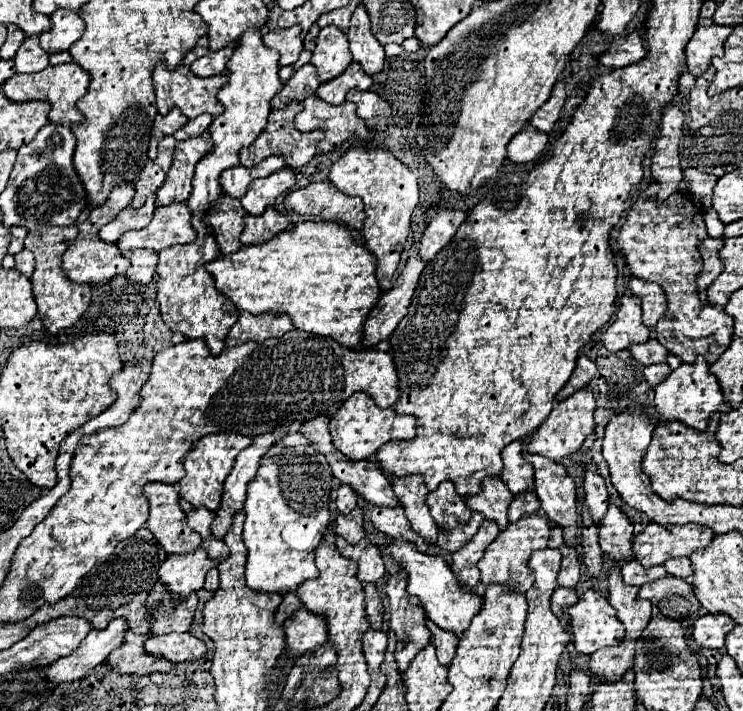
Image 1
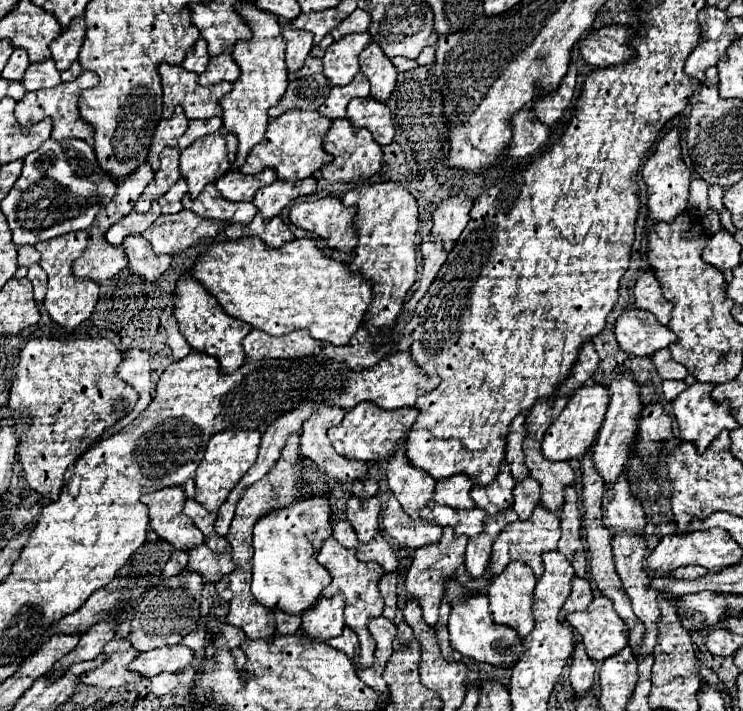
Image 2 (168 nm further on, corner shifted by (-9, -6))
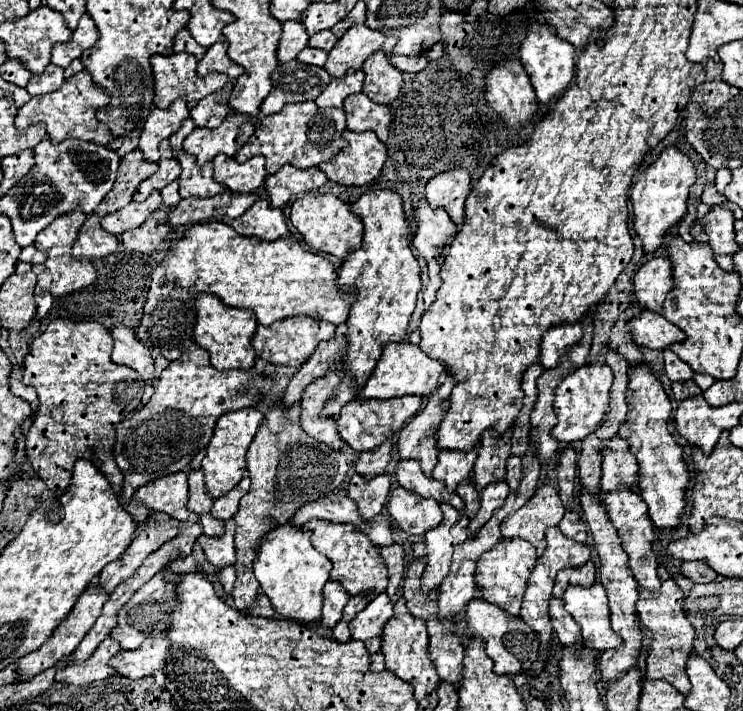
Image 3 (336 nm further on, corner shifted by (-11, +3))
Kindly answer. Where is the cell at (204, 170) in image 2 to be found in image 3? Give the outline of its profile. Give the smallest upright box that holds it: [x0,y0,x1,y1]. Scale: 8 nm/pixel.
[182,112,256,164]

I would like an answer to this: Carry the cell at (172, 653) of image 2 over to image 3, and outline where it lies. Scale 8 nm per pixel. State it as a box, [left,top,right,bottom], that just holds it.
[110,636,170,680]

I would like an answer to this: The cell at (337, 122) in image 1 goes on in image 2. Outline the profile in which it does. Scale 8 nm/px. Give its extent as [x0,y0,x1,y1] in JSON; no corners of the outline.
[320,117,382,183]

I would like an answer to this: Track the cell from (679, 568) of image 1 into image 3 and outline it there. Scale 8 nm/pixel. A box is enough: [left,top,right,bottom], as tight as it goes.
[682,562,716,582]

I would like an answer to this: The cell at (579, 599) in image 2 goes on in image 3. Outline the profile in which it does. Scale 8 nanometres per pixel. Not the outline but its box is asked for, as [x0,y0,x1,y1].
[556,562,596,586]

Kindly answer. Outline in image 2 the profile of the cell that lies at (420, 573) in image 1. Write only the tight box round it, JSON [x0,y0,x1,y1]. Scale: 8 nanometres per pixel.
[444,577,524,667]

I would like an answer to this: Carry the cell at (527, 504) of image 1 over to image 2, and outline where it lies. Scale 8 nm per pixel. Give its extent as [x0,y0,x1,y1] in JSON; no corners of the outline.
[512,477,540,519]

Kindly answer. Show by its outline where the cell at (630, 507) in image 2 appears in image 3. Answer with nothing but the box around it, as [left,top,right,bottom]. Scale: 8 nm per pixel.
[602,436,638,492]

